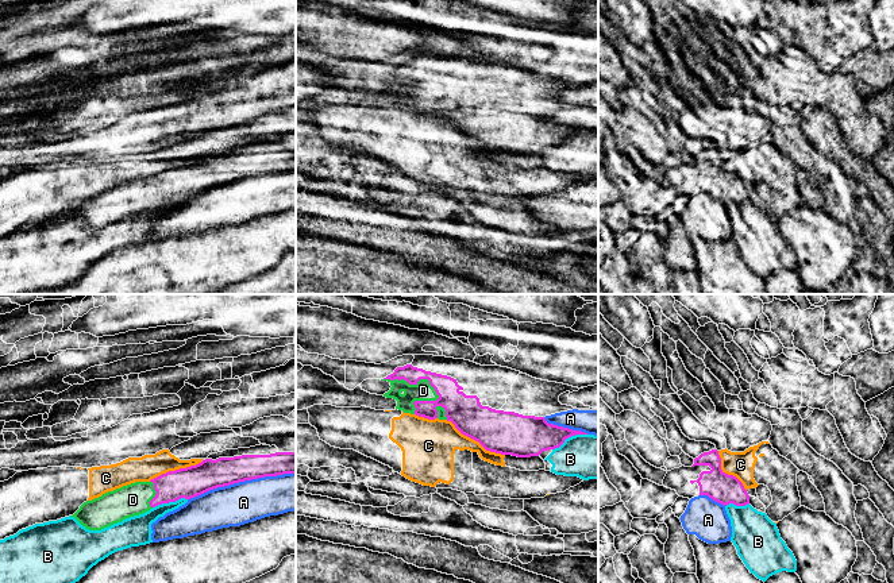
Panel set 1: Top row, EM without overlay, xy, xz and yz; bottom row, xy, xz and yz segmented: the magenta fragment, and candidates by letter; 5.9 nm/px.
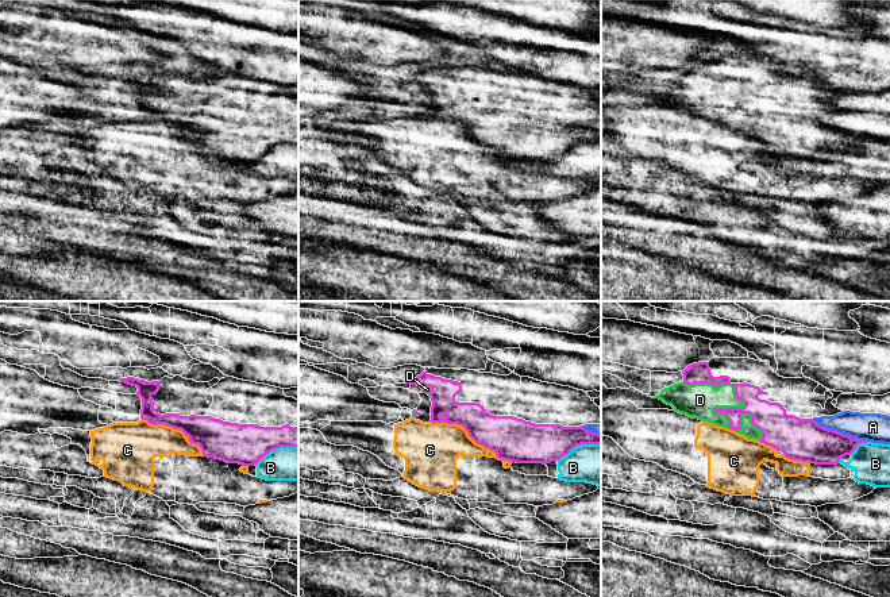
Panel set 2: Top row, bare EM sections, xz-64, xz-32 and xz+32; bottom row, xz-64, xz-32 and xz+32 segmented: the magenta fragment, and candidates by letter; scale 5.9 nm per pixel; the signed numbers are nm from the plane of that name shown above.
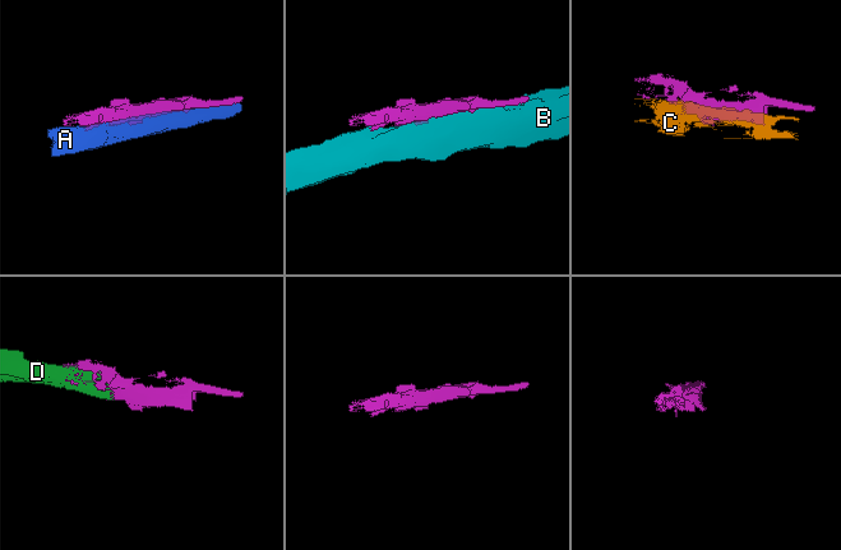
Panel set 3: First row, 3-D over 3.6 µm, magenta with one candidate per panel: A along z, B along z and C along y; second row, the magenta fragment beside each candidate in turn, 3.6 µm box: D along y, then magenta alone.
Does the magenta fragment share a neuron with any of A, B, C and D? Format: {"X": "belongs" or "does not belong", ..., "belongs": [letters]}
{"A": "does not belong", "B": "does not belong", "C": "does not belong", "D": "belongs", "belongs": ["D"]}

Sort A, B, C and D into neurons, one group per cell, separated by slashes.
A / B / C / D

